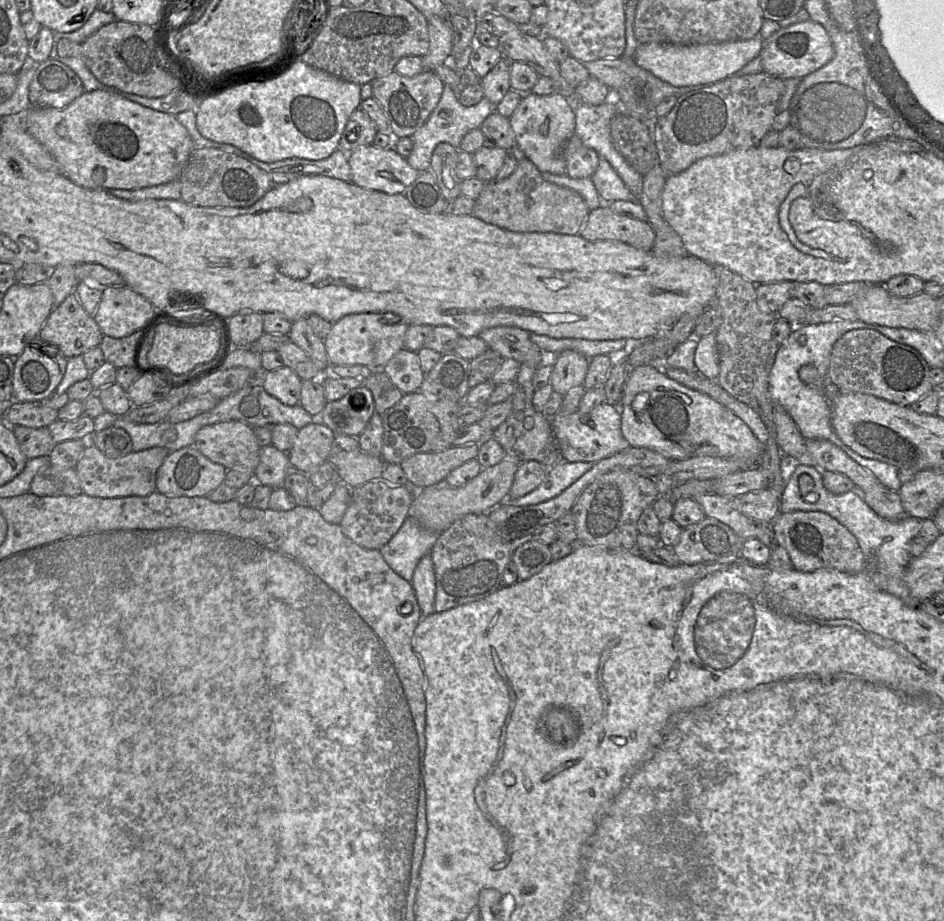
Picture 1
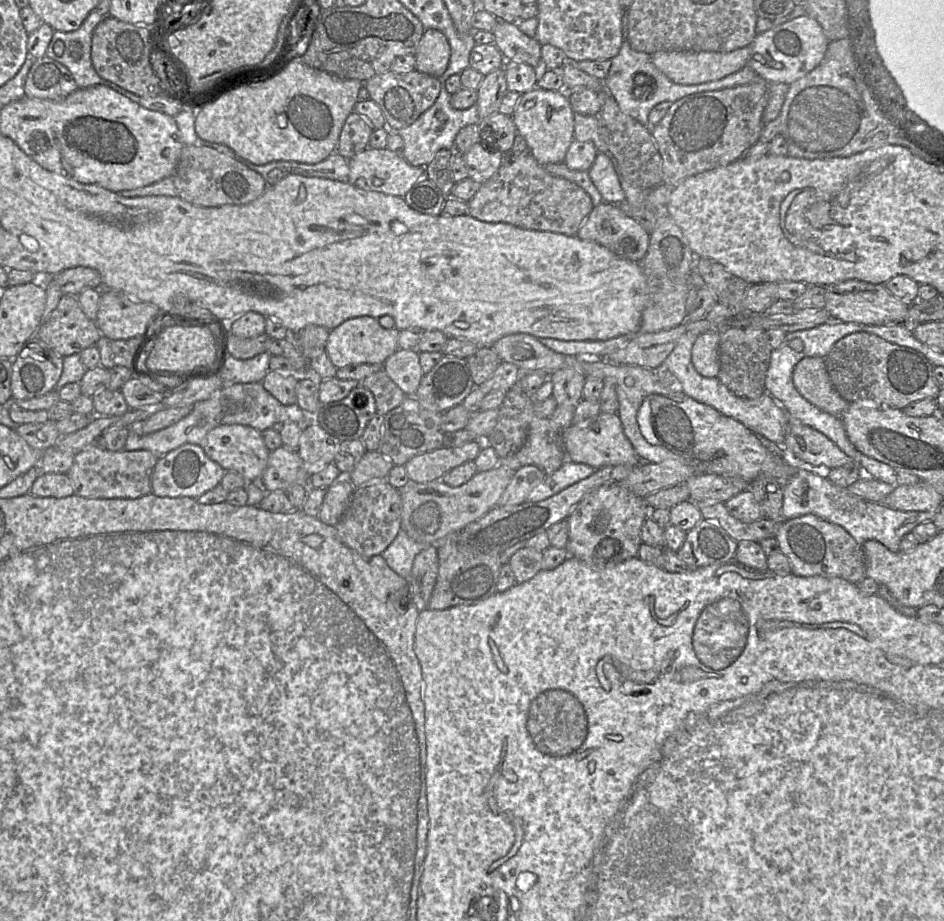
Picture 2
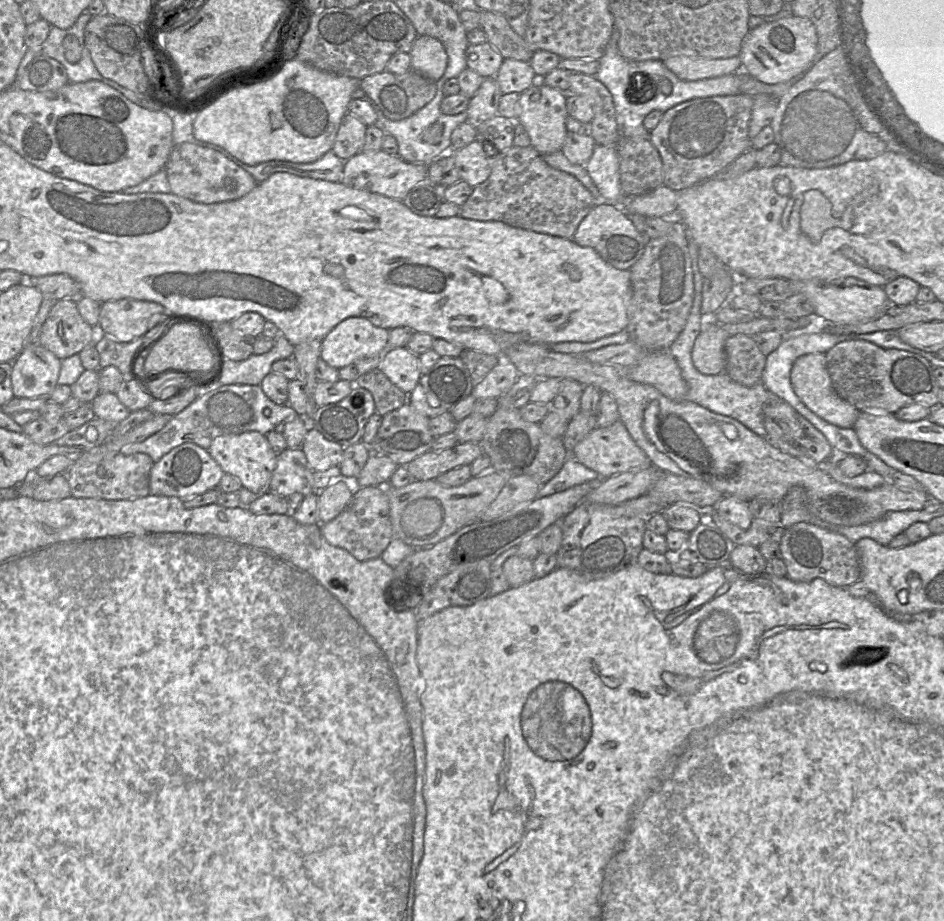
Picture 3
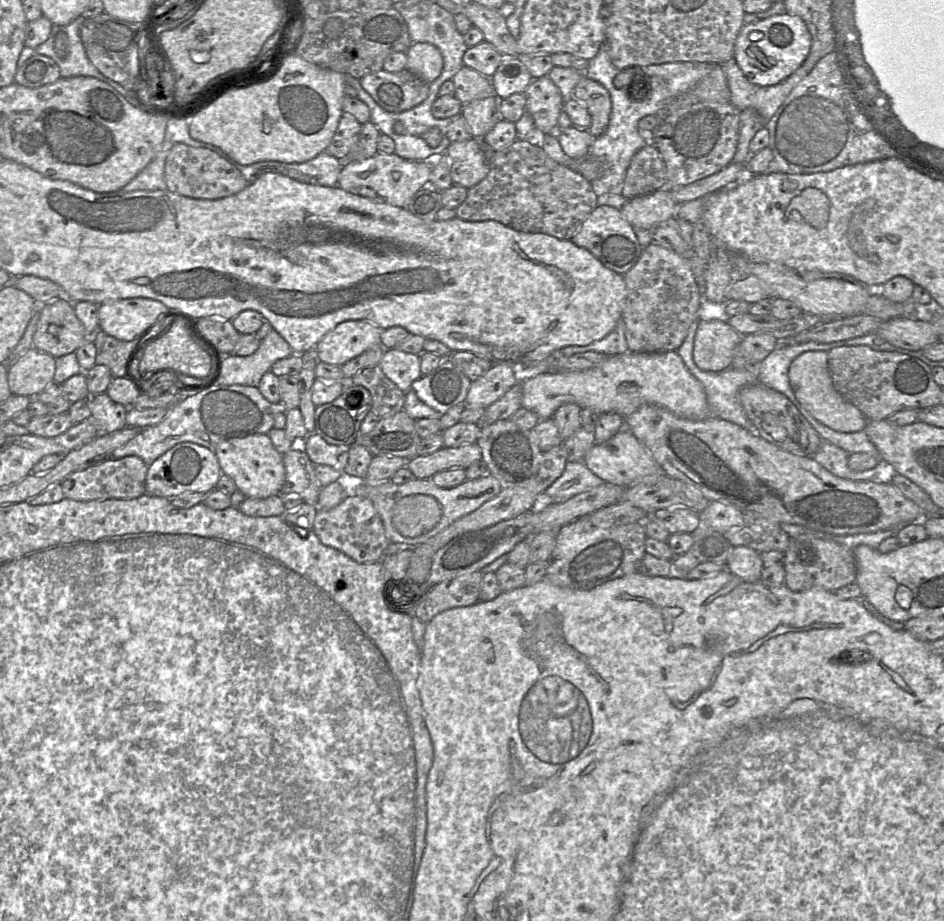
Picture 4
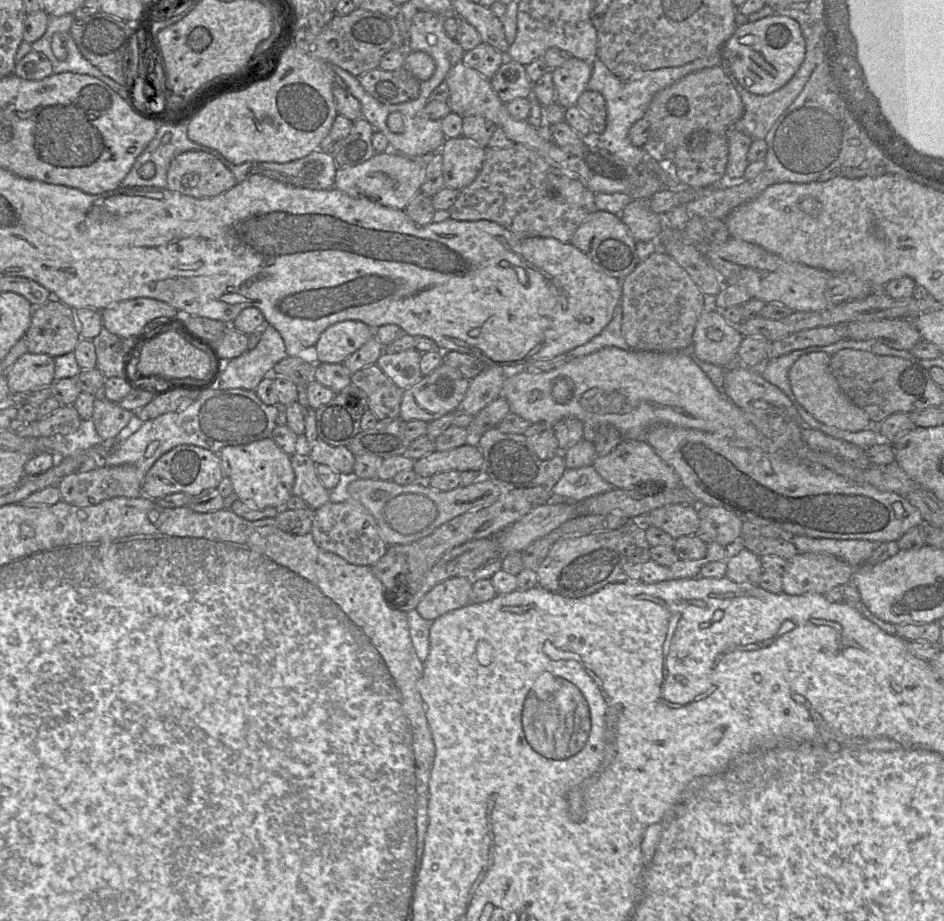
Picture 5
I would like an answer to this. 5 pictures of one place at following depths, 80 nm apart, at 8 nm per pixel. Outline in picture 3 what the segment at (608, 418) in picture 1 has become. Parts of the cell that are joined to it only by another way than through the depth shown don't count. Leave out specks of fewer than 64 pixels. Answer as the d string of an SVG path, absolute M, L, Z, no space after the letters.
M620 420L608 427L596 427L593 429L574 447L570 456L587 468L597 472L602 479L624 472L647 468L651 465L645 452L636 444Z

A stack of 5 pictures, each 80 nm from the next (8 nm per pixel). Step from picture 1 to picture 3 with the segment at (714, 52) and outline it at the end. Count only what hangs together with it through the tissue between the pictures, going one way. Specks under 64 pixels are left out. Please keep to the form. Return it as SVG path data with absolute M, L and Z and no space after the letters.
M674 56L662 61L679 79L696 81L736 73L741 70L739 56L720 59Z

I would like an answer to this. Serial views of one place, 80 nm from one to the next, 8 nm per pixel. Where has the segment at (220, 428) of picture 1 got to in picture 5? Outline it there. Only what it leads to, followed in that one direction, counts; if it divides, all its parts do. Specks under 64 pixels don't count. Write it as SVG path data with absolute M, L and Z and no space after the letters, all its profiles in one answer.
M264 438L248 445L227 446L219 452L223 477L228 477L238 499L264 509L286 509L292 496L295 473L290 455L285 453L272 438Z

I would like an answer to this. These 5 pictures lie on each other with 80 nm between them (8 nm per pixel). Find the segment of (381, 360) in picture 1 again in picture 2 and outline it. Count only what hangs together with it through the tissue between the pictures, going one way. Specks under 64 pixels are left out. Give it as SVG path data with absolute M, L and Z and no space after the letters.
M371 316L350 318L330 330L325 350L336 368L353 364L381 364L398 349L400 331L396 328L382 328L378 319Z

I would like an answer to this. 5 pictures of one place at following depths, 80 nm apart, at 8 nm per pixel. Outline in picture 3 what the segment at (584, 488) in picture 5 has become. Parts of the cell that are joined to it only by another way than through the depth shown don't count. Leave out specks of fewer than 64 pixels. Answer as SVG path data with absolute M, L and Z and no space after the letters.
M569 456L565 460L561 470L547 483L540 486L537 498L550 496L597 478L600 478L597 472L587 468L572 456Z

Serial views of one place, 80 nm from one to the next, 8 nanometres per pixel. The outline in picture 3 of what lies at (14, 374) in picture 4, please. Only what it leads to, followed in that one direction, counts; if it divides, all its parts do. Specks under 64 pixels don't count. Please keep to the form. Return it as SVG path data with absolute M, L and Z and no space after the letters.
M40 343L26 344L12 362L12 391L17 398L48 397L58 385L61 360Z

